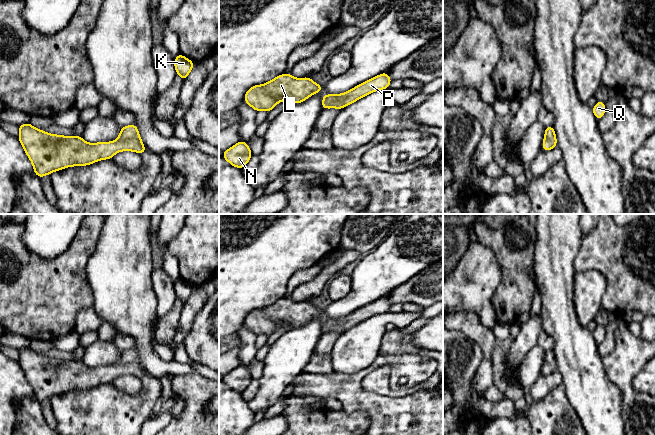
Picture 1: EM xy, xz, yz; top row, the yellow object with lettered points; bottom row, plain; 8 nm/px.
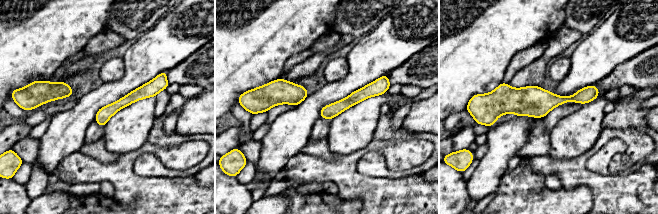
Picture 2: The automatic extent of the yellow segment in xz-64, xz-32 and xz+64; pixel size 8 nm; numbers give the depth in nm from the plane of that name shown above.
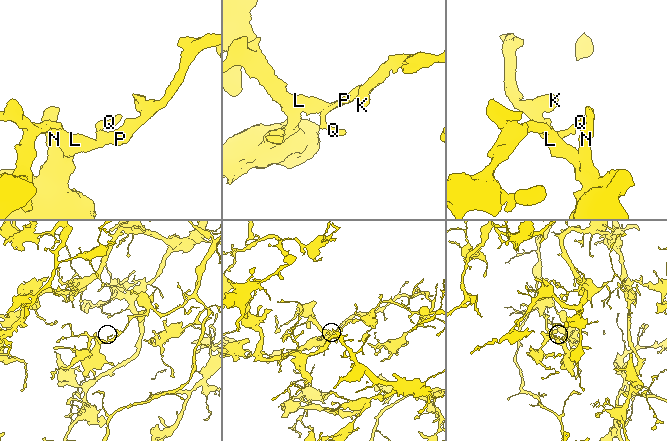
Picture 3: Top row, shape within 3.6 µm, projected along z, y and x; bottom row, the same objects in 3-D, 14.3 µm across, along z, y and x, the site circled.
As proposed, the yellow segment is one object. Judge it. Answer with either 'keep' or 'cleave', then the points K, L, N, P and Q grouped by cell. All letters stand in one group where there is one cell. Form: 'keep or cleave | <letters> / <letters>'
keep | K L N P Q

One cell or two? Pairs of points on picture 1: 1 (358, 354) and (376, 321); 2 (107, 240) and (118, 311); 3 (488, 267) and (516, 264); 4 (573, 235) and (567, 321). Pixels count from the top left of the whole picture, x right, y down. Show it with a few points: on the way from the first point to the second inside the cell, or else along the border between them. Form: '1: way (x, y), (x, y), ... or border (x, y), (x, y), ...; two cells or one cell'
1: way (359, 346), (372, 329); one cell
2: way (118, 258), (118, 293); one cell
3: border (486, 246), (500, 267), (500, 283), (496, 289); two cells
4: way (561, 256), (561, 300); one cell

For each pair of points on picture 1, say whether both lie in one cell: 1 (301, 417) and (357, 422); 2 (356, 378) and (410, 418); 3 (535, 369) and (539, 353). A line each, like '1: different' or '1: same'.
1: same
2: same
3: same

